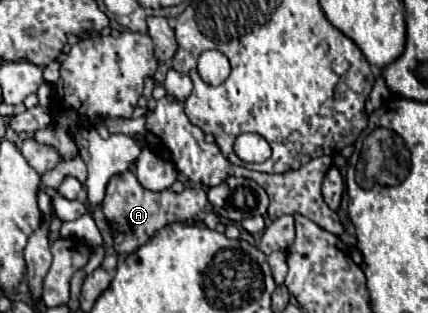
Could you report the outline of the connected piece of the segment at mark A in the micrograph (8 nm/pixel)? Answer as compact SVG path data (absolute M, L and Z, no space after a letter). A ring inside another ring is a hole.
M124 171L120 175L114 175L108 183L106 197L102 203L102 213L110 225L110 231L114 233L114 249L118 255L130 255L140 245L144 245L158 229L172 221L194 221L202 223L202 219L212 211L208 195L204 189L192 189L186 187L182 193L174 193L172 189L166 191L148 191L144 189L136 175L132 171ZM126 235L126 237L124 237ZM126 239L126 241L122 241Z

